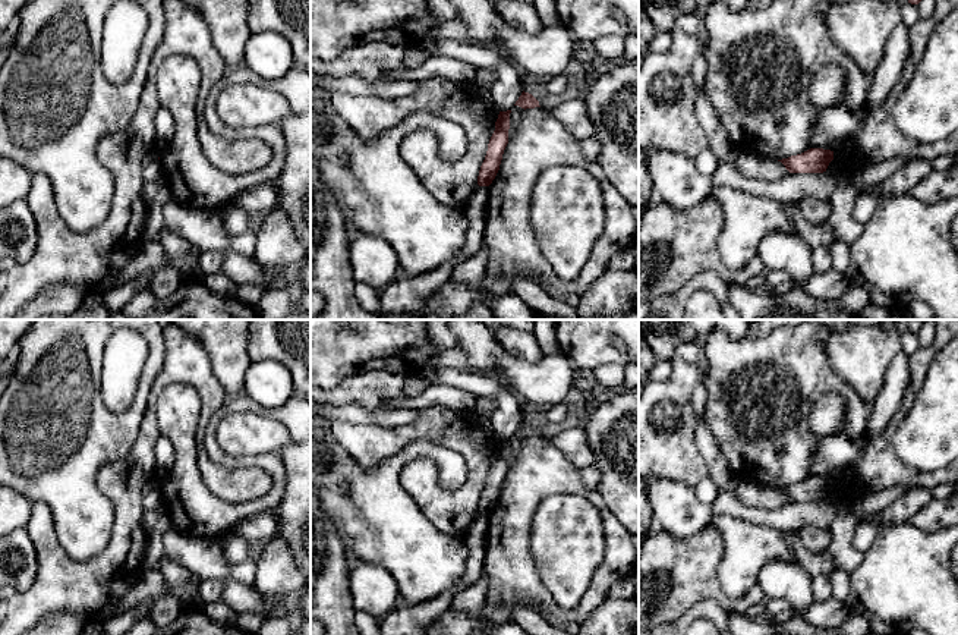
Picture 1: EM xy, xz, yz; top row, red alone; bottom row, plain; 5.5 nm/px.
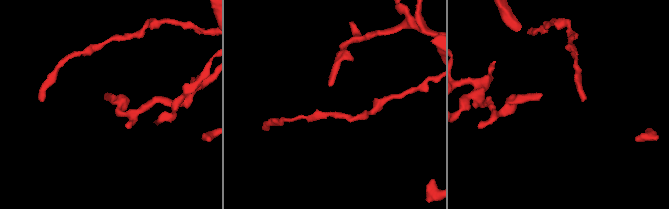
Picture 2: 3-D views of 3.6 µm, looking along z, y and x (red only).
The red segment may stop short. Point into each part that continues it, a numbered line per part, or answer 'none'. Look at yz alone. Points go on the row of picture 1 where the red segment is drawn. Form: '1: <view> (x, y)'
none

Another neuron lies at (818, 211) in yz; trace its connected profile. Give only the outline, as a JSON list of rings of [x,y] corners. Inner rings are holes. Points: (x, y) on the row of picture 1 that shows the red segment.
[[[804,197],[797,202],[797,207],[809,223],[825,226],[829,230],[829,220],[832,216],[832,205],[829,201]]]

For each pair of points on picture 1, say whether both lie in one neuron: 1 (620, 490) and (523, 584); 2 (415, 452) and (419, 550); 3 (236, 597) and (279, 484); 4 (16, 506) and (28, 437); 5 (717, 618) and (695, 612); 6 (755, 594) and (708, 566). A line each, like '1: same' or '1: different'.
1: different
2: same
3: different
4: different
5: same
6: same

